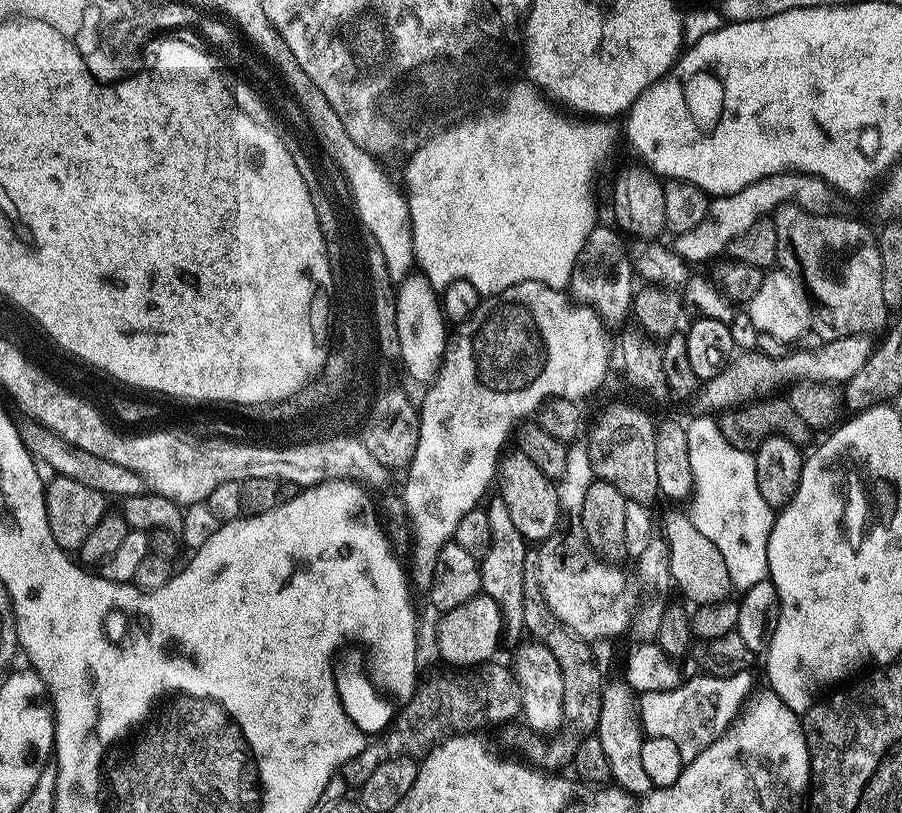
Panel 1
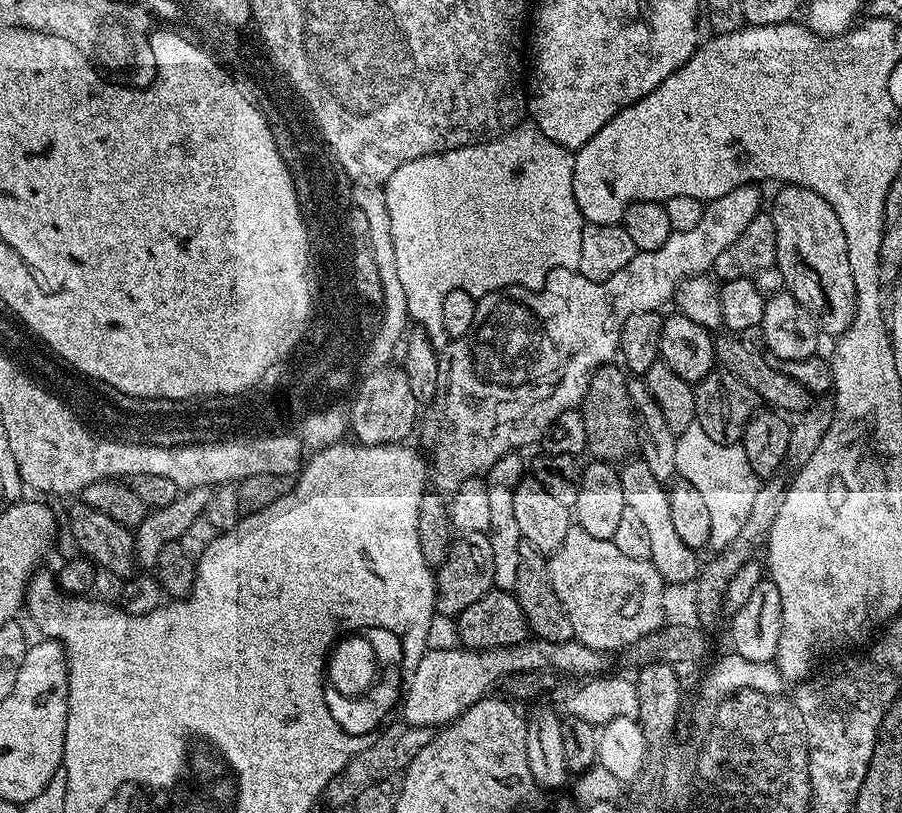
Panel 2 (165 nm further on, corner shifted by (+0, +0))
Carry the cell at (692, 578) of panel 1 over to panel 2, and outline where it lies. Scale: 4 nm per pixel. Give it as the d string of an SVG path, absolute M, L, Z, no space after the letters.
M629 458L619 465L620 481L622 482L622 498L625 505L634 507L643 525L647 527L651 541L651 562L660 571L660 576L668 584L695 581L701 567L696 561L697 549L686 546L678 533L674 531L674 522L670 518L670 502L665 485L654 478L650 467L641 458Z

